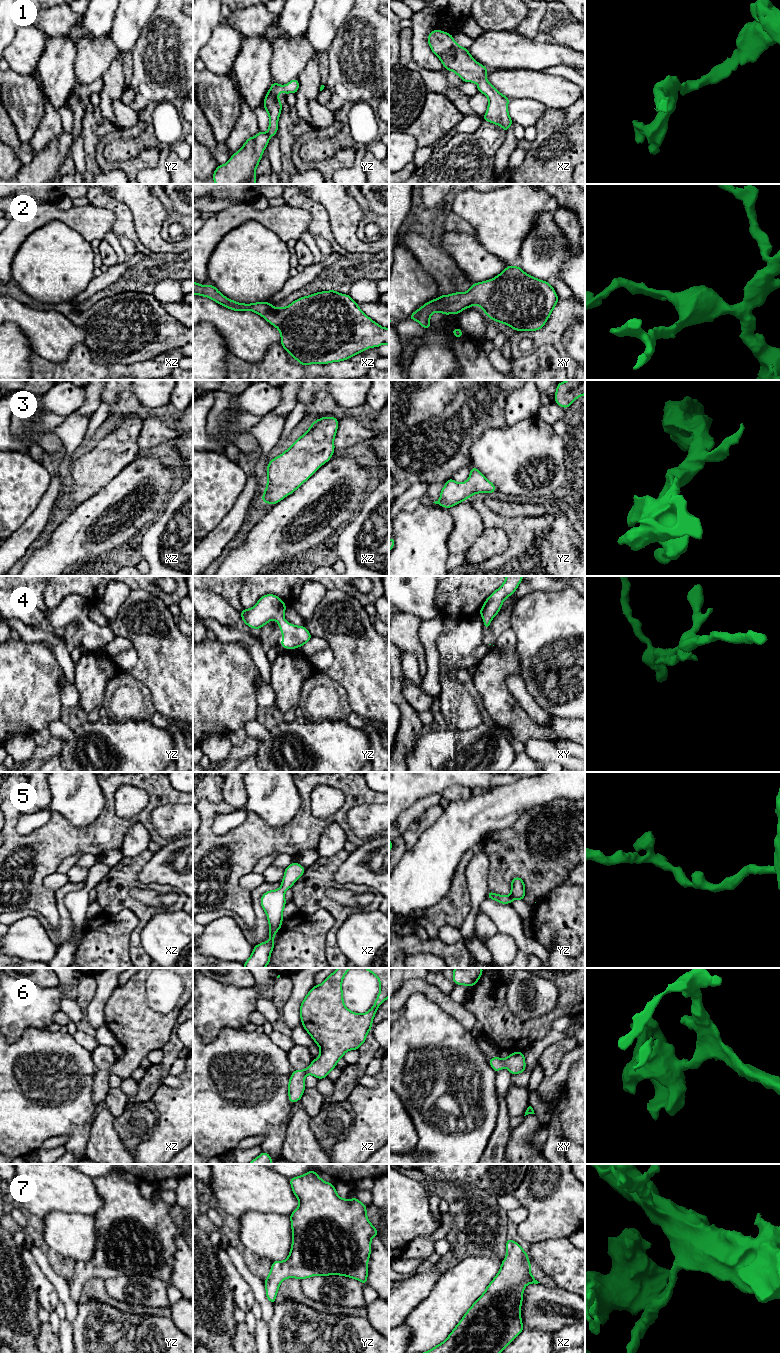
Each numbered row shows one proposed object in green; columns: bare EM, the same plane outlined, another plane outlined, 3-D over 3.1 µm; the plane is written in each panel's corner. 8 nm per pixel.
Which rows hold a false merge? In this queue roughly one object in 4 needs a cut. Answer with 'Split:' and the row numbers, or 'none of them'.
Split: none of them

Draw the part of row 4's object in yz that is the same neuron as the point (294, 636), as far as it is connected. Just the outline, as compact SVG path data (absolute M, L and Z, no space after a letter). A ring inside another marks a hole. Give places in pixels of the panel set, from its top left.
M266 594L258 600L253 608L244 608L240 614L244 623L251 629L261 629L263 625L275 619L283 635L281 647L292 650L302 647L312 636L304 625L295 626L285 620L284 612L286 608L287 606L278 596Z

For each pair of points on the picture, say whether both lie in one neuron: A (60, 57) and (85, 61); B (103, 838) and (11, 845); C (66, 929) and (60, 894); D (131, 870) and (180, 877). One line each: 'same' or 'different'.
A: different
B: same
C: same
D: different

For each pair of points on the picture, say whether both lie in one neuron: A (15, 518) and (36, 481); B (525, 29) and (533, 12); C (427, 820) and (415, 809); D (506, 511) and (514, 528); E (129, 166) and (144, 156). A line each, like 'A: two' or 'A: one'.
A: one
B: one
C: two
D: two
E: one

